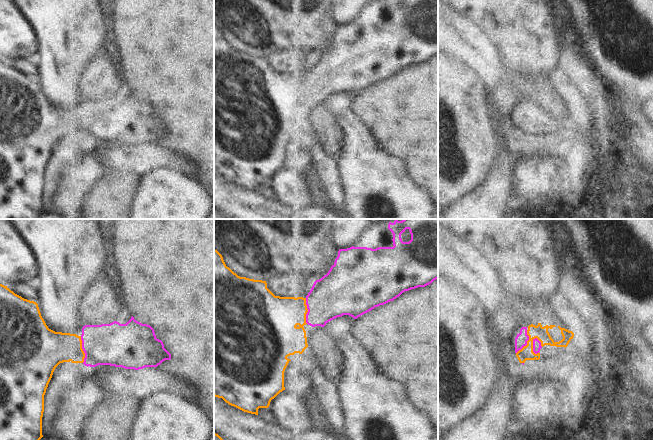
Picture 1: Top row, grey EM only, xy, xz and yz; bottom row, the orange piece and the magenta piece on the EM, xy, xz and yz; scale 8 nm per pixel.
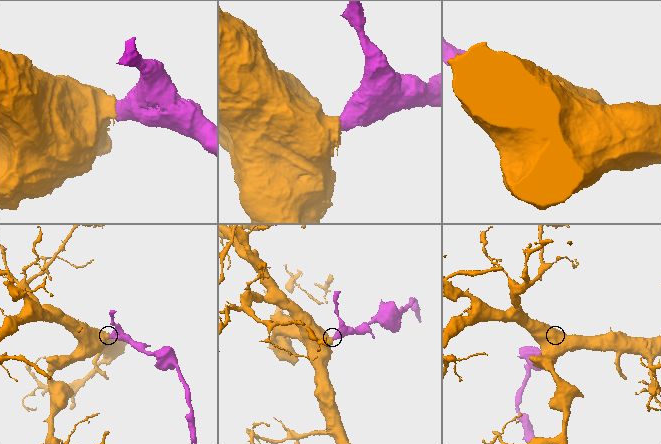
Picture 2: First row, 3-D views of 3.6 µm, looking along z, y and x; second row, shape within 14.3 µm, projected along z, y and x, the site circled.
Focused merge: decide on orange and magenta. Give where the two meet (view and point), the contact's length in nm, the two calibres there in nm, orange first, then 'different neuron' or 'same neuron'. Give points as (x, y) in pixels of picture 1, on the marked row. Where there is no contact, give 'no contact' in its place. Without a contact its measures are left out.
contact yz (532, 346); length 140 nm; calibres 110 and 70 nm; same neuron

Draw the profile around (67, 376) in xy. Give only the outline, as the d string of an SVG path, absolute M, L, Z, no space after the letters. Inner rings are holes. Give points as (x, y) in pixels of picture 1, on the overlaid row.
M63 362L54 370L44 395L42 417L43 437L52 437L51 425L57 414L60 397L73 389L78 390L87 375L87 366L83 363Z

